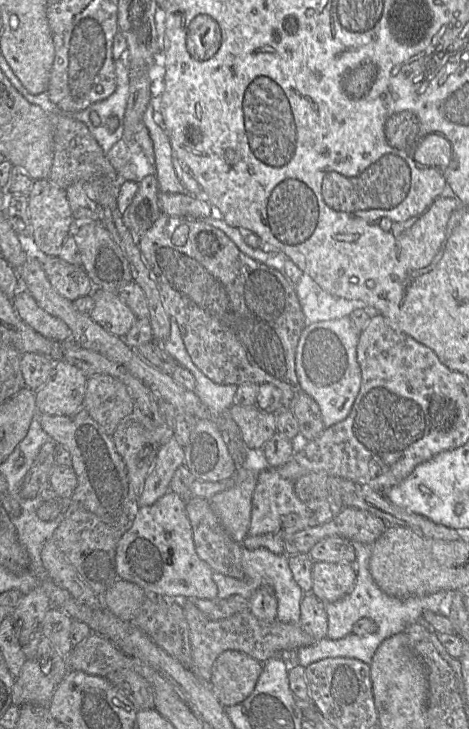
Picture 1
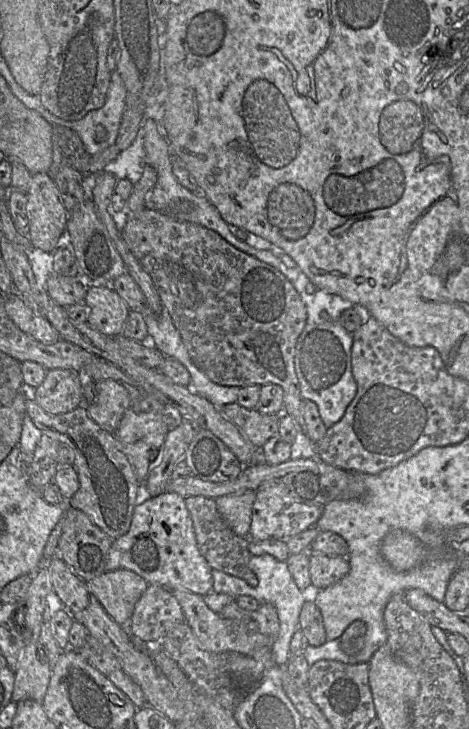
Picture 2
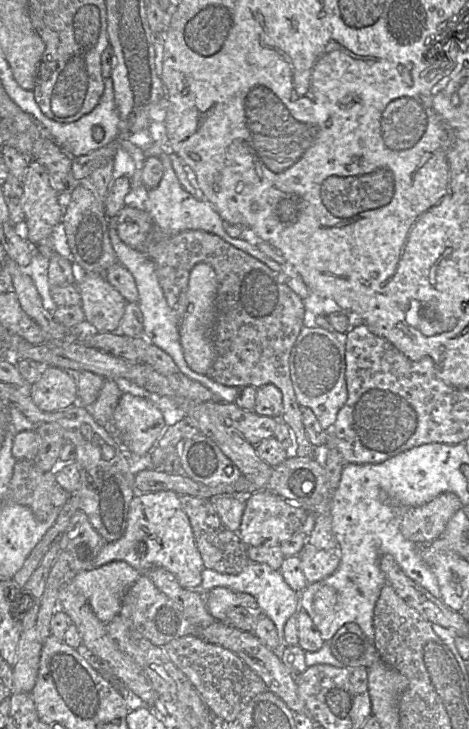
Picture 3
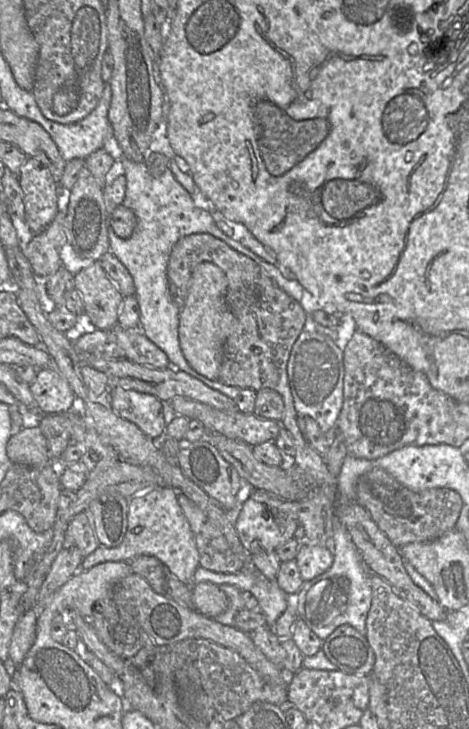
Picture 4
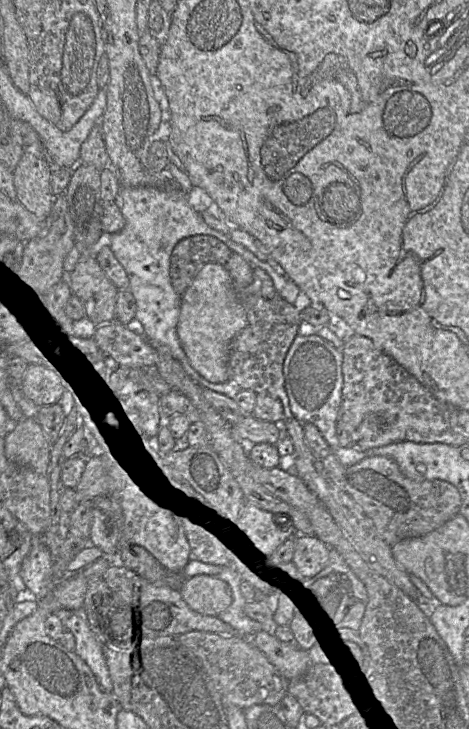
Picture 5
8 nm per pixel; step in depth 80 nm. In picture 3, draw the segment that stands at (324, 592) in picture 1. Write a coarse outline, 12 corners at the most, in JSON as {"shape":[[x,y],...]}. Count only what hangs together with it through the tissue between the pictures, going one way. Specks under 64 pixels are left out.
{"shape":[[308,543],[299,557],[308,584],[333,574],[339,549]]}

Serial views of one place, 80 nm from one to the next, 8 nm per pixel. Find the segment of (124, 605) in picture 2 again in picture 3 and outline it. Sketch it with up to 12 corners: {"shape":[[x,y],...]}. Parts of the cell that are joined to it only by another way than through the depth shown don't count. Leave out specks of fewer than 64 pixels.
{"shape":[[113,561],[72,574],[68,582],[108,624],[141,574]]}

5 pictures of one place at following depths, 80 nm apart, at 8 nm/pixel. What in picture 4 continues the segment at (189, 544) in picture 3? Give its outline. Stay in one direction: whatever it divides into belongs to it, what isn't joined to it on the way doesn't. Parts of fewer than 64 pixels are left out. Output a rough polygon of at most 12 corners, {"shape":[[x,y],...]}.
{"shape":[[176,490],[131,497],[120,545],[79,570],[149,555],[192,585],[199,553]]}

